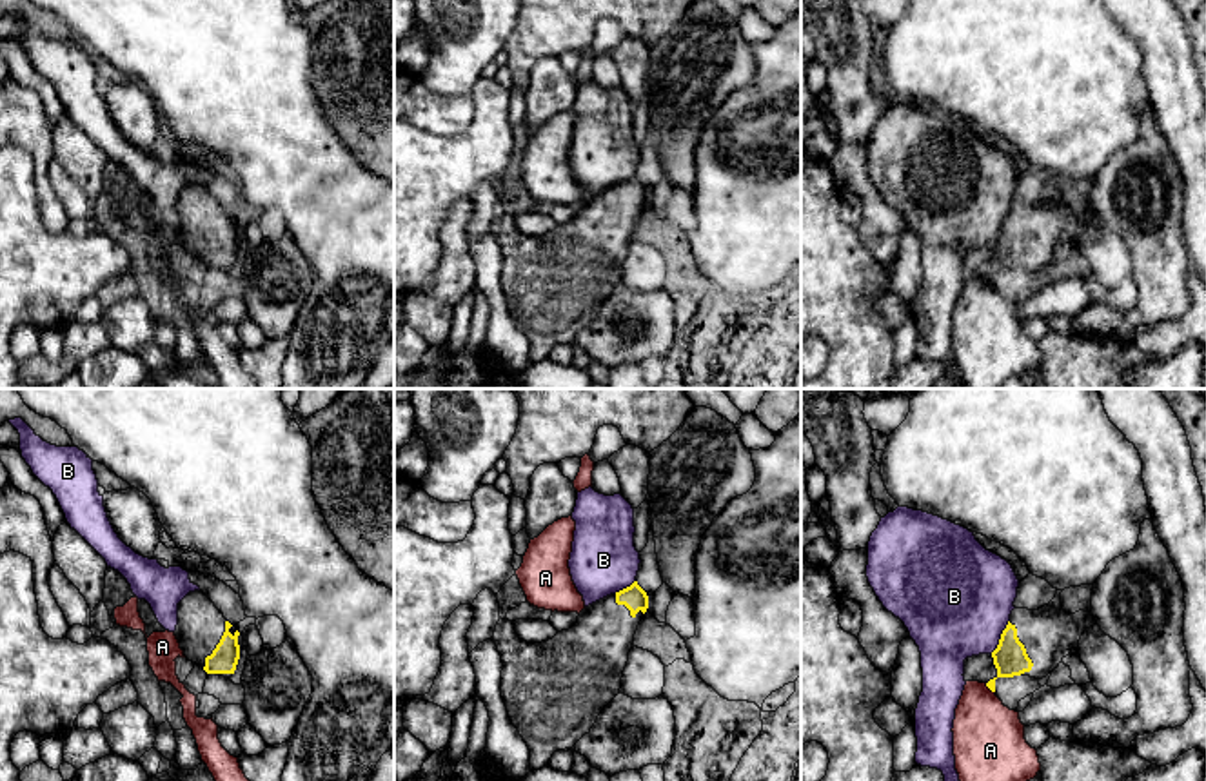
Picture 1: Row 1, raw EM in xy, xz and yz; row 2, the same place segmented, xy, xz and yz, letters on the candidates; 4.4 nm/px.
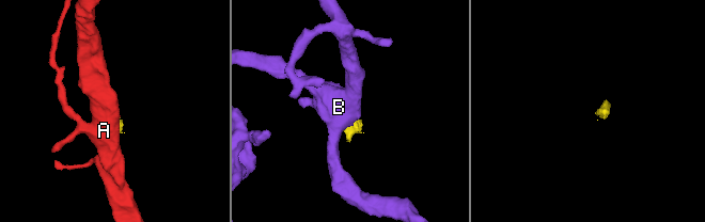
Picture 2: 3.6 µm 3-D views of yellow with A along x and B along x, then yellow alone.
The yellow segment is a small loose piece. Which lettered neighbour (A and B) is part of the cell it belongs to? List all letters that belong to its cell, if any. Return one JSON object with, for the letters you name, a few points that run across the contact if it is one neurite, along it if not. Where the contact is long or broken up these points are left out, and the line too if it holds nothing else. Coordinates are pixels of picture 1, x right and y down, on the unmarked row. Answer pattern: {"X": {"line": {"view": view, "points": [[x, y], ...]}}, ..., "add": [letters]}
{"add": []}

